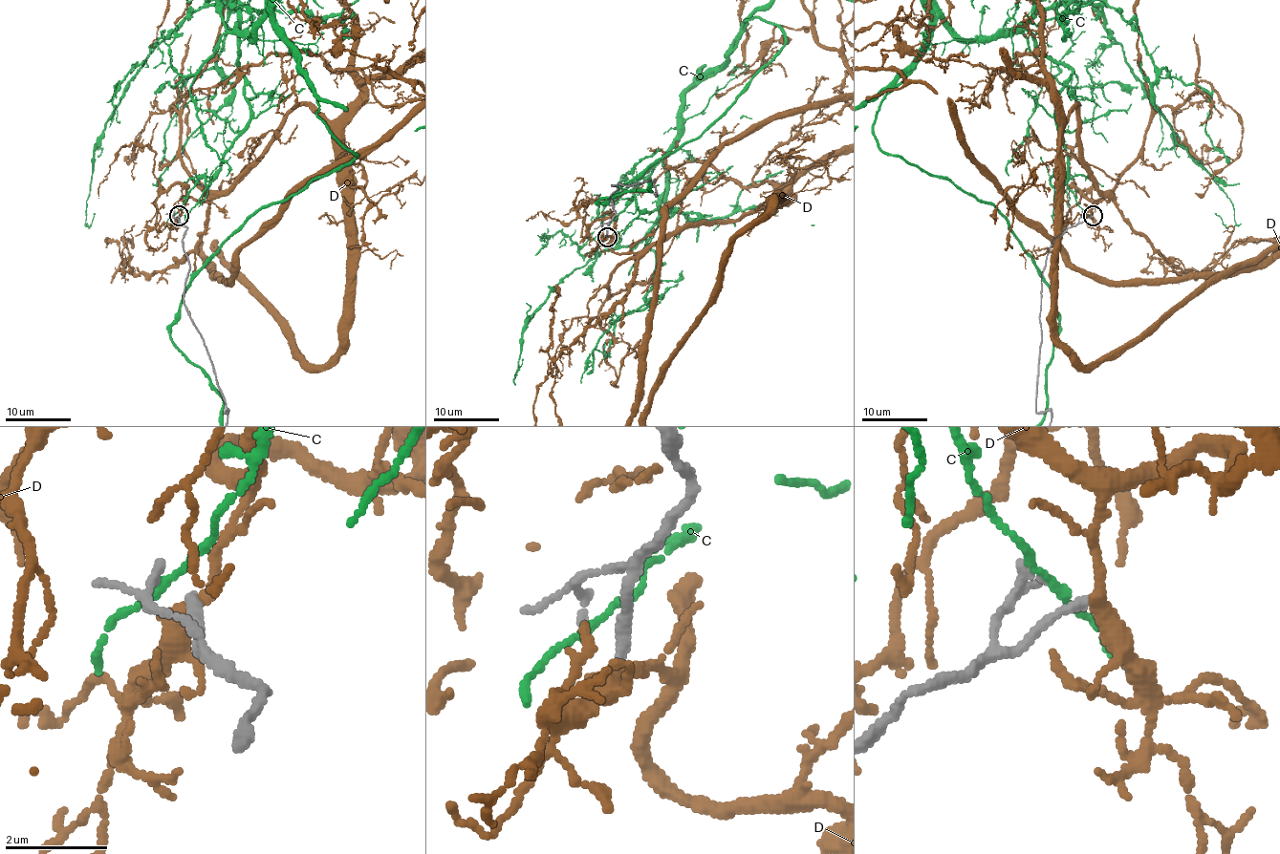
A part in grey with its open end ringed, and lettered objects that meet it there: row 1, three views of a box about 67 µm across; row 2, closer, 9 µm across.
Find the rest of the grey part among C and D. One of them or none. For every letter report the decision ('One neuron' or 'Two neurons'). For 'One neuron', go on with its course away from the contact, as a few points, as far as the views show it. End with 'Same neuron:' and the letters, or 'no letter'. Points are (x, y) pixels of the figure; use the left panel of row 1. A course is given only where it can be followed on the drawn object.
C: Two neurons
D: Two neurons
Same neuron: no letter

